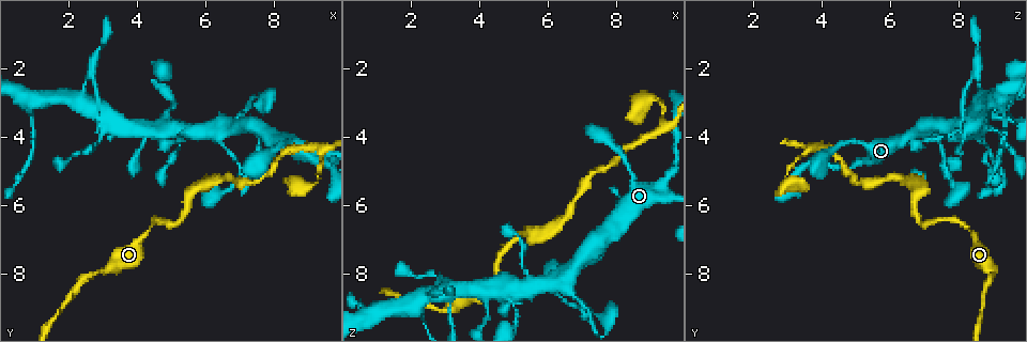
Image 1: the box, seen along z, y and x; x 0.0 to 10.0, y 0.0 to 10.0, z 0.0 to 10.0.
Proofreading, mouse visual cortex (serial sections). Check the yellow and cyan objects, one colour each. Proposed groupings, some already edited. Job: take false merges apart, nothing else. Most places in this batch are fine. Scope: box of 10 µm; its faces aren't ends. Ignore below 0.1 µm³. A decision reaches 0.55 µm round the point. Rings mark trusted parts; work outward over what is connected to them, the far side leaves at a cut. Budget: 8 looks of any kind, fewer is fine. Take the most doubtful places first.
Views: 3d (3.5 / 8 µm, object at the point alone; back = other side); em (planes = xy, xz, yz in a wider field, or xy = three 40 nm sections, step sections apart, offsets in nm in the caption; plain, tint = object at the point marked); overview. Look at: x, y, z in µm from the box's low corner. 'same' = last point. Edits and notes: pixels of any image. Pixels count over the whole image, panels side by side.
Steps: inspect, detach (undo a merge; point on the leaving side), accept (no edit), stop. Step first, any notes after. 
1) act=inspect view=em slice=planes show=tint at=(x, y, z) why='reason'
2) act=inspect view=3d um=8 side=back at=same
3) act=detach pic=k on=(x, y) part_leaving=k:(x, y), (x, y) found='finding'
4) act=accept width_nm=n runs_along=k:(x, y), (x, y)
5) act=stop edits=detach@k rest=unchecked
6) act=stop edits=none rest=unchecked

act=inspect view=3d um=3.5 at=(4.95, 3.65, 8.70)

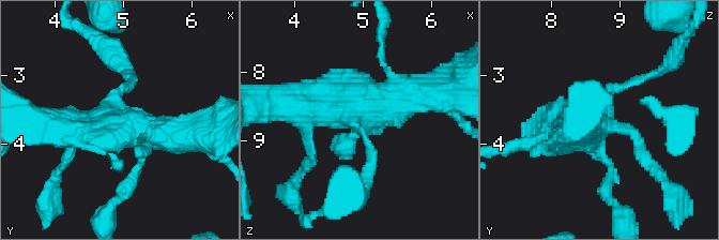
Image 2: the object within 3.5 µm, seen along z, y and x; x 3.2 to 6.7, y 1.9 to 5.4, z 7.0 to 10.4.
act=inspect view=em slice=xy step=3 show=tint at=(4.90, 3.55, 8.65)

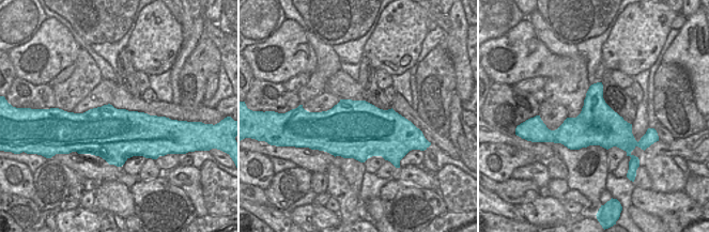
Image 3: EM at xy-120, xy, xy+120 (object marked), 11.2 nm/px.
act=accept runs_along=2:(419, 94), (347, 108), (275, 103) found='all the same cell'

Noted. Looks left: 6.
act=inspect view=3d um=3.5 at=(5.20, 6.55, 6.95) why='sharp bend'

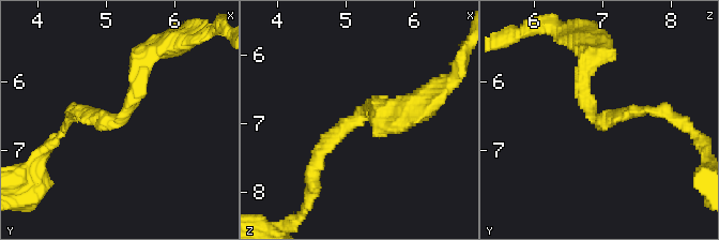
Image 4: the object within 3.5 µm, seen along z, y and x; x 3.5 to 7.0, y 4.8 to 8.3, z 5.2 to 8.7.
act=inspect view=em slice=xy step=1 show=tint at=(5.25, 6.55, 6.90) arm_widths_nm=200,200

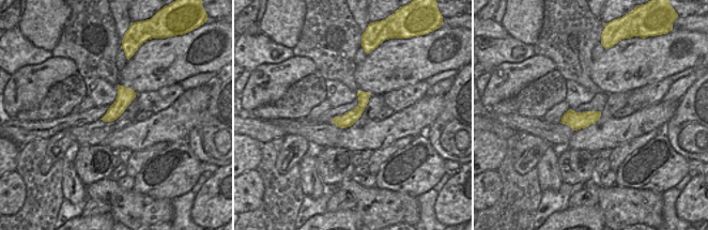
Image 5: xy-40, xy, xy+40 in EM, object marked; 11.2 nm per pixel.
act=inspect view=em slice=xy step=2 show=tint at=same why='cut it another way'

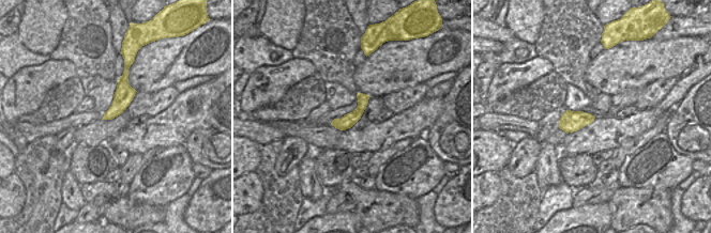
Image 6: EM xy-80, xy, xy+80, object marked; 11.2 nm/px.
act=accept runs_along=4:(314, 168), (350, 121), (376, 103), (383, 108) found='one cell here'

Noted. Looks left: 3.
act=inspect view=3d um=3.5 at=(9.40, 4.30, 3.85) why='calibre changes'

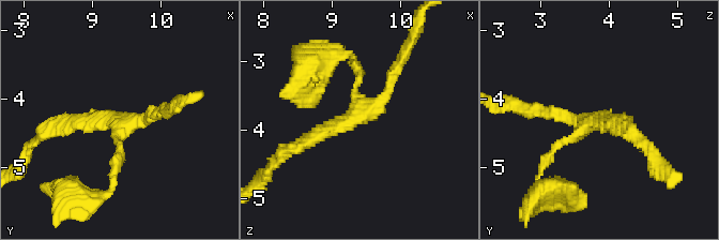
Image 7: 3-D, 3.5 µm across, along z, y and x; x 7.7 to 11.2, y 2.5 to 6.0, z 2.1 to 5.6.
act=inspect view=em slice=xy step=3 show=tint at=(9.40, 4.35, 3.80) arms=3 arm_widths_nm=100,200,200 why='shape alone is not enough'

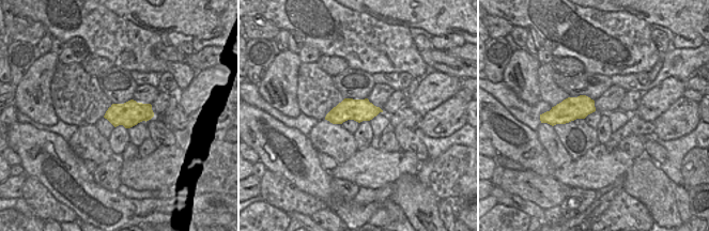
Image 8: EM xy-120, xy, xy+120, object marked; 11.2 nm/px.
act=inspect view=em slice=planes show=tint at=same

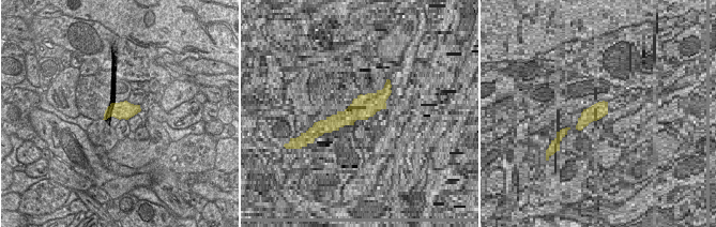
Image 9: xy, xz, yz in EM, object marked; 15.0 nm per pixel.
act=accept runs_along=7:(295, 148), (357, 115), (354, 62) found='one cell here'

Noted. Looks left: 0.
act=stop edits=none rest=unchecked

